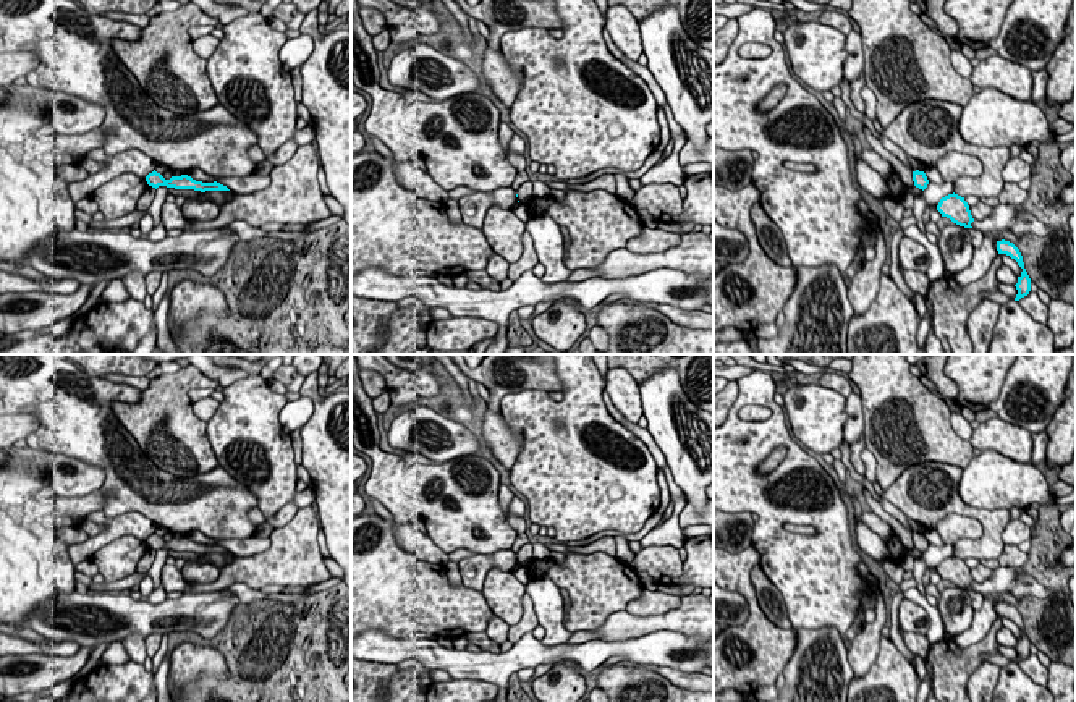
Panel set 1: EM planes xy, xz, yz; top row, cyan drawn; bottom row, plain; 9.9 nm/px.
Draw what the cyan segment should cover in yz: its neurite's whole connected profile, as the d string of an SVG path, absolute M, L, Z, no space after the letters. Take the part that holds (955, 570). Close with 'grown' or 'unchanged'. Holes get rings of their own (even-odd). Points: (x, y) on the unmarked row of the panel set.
M955 555L948 556L940 561L937 573L942 576L942 579L950 581L953 586L964 590L972 590L971 586L974 581L964 560Z; unchanged

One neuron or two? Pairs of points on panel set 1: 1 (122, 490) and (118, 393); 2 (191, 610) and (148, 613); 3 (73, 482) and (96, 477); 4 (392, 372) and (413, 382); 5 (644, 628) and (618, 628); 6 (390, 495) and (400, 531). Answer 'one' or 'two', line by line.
1: one
2: one
3: one
4: one
5: one
6: two

